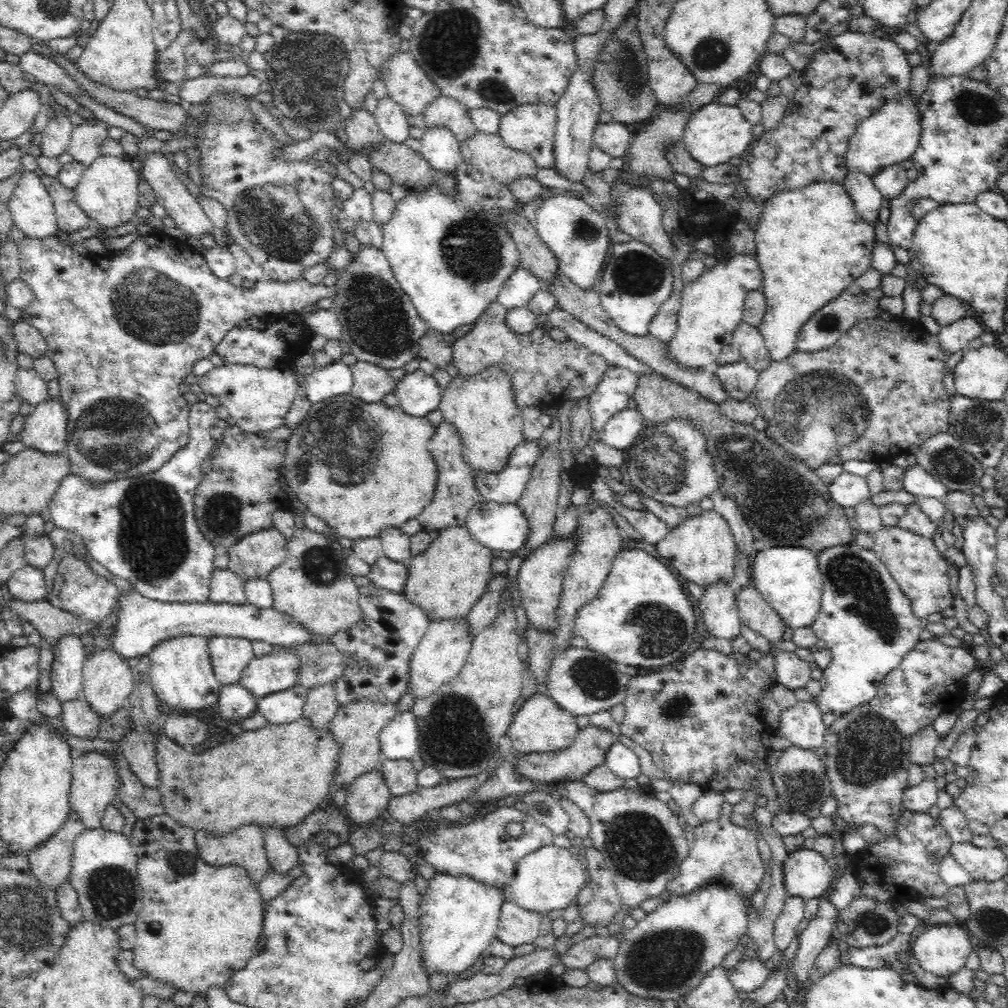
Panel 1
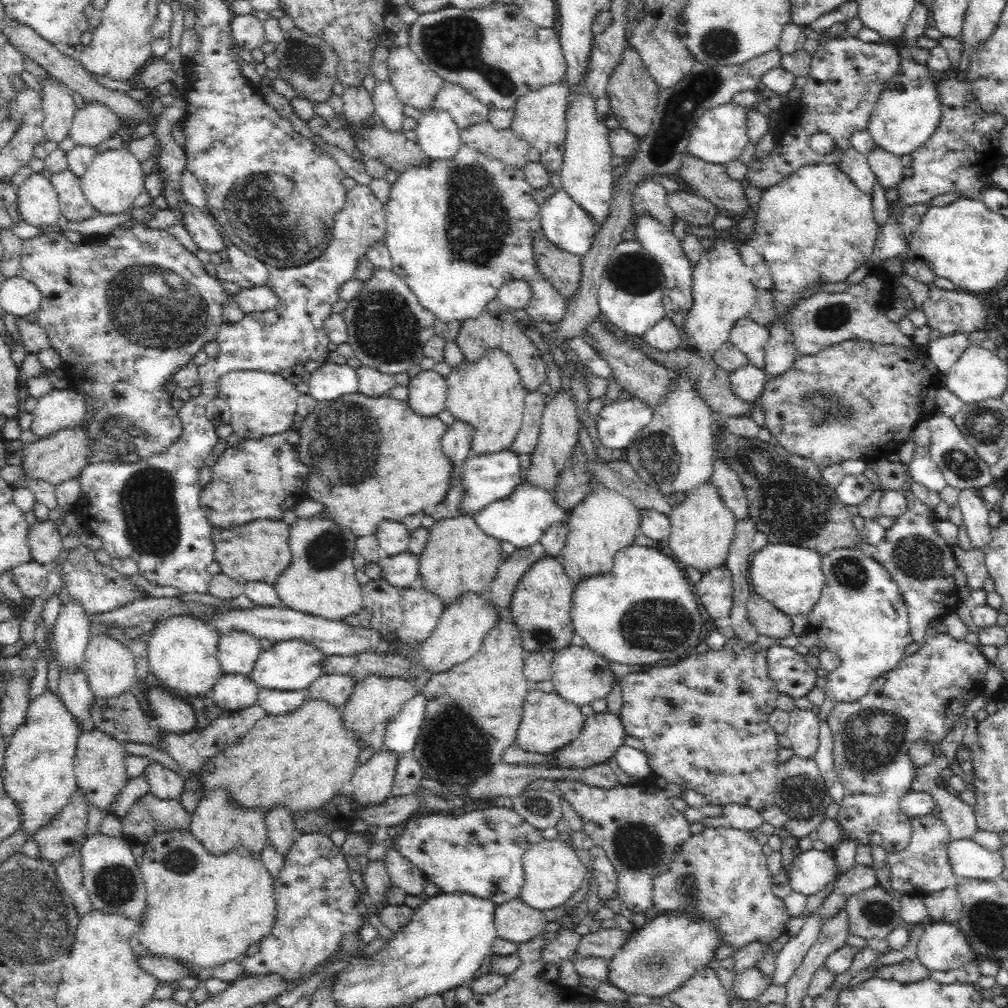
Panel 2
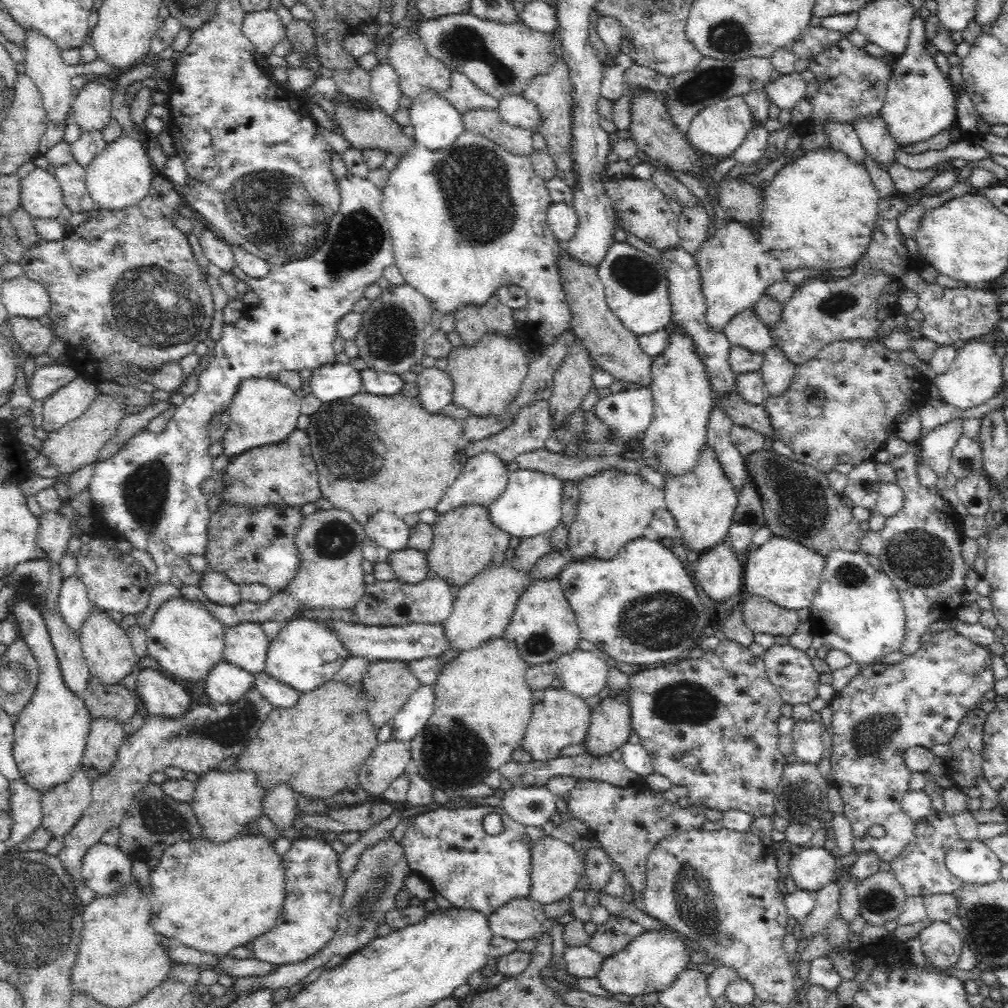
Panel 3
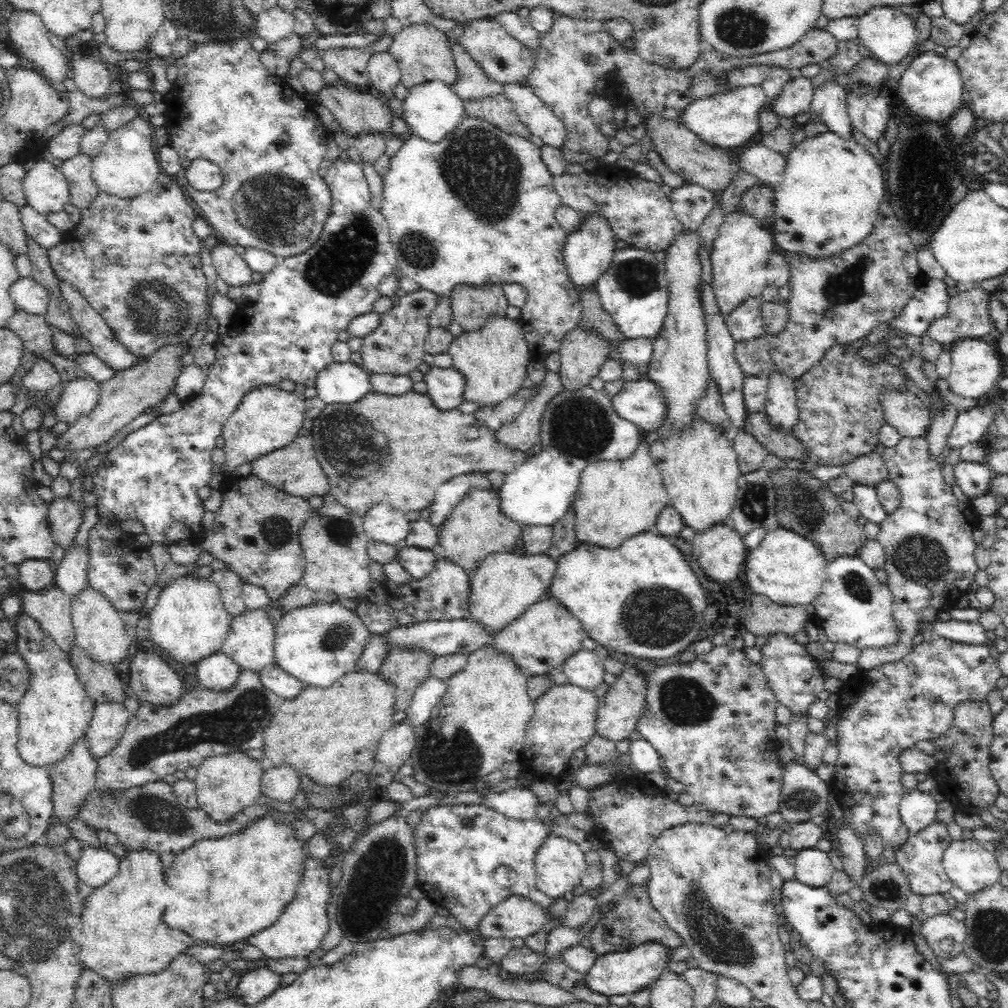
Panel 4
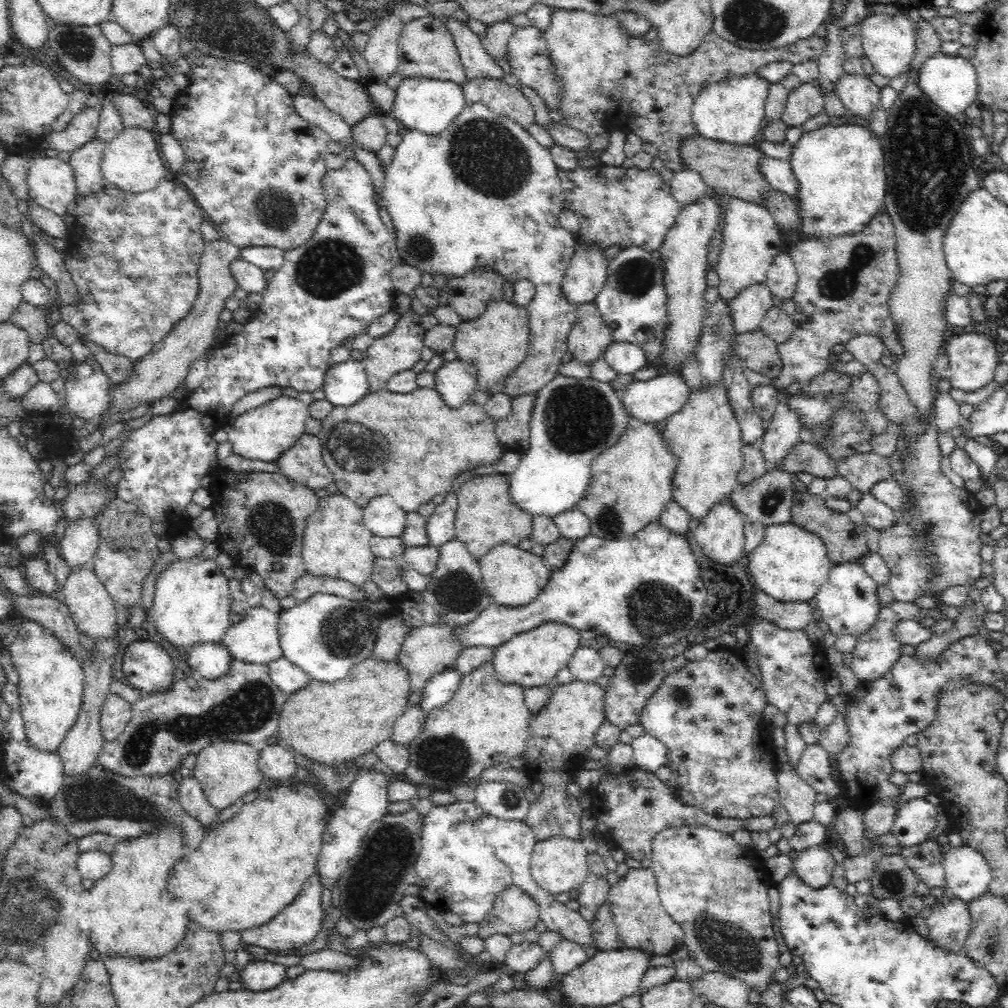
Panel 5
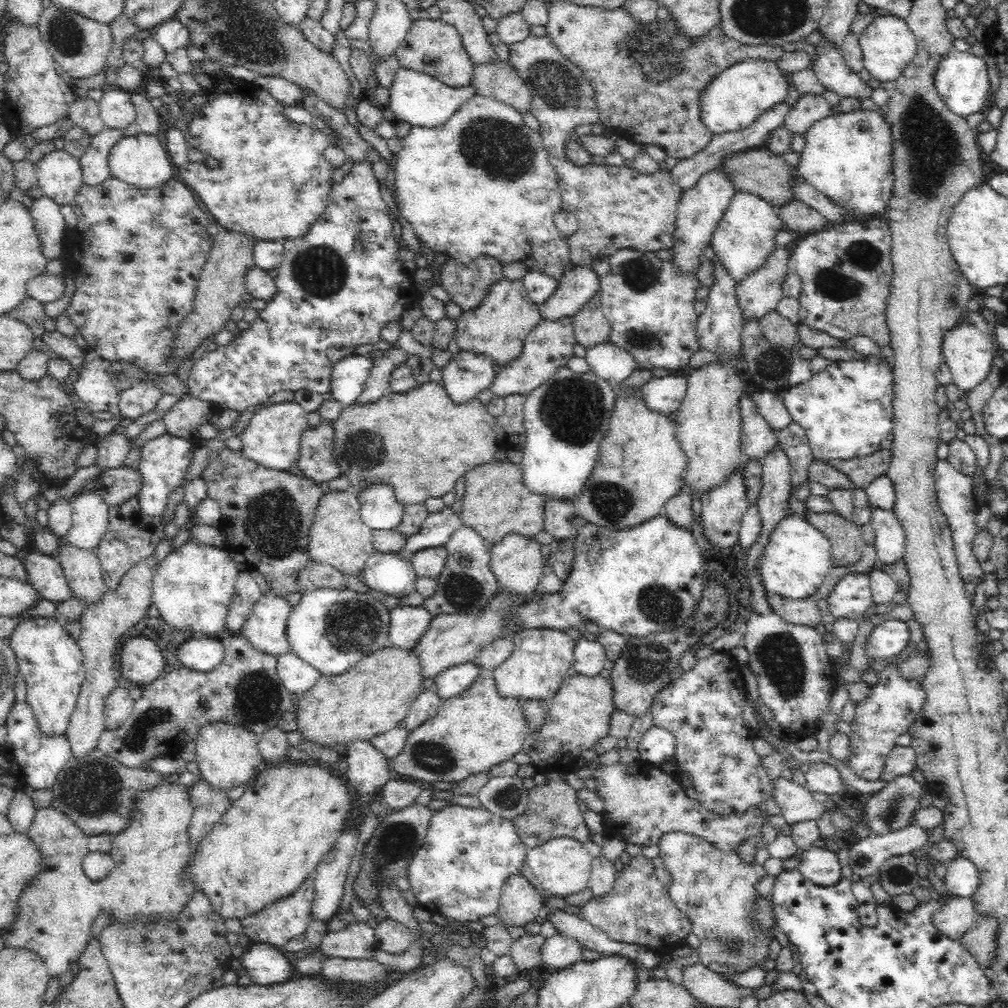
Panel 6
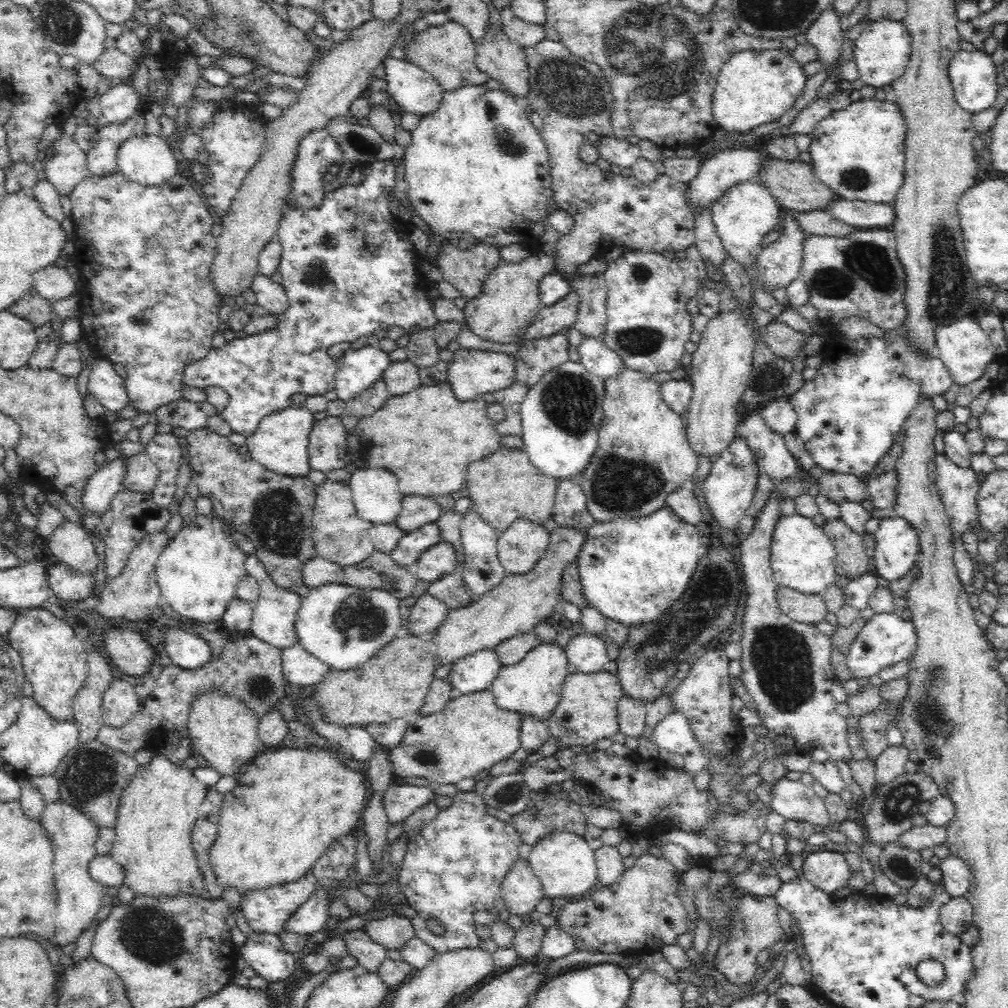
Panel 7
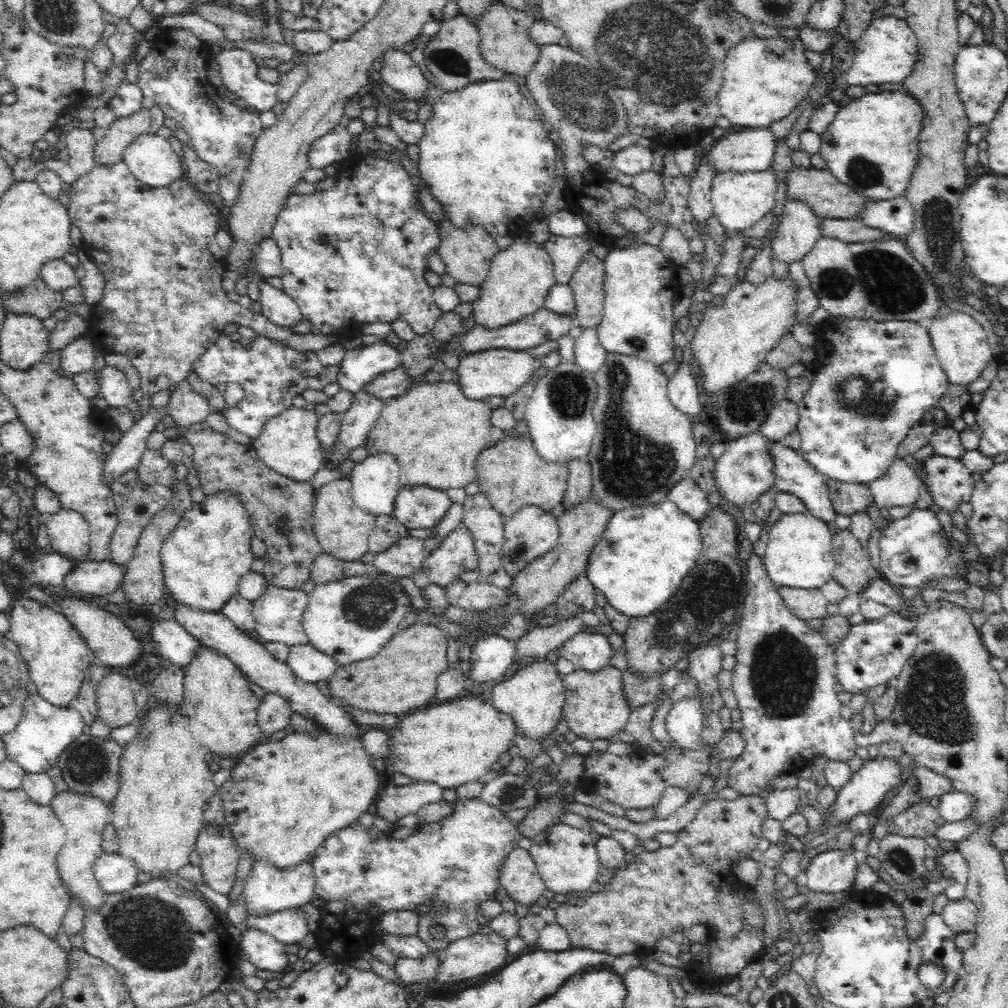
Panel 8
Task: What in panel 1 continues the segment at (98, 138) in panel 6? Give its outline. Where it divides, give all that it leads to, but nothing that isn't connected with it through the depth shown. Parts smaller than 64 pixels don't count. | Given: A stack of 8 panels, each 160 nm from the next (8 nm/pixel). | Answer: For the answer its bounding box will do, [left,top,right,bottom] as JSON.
[40,176,90,235]

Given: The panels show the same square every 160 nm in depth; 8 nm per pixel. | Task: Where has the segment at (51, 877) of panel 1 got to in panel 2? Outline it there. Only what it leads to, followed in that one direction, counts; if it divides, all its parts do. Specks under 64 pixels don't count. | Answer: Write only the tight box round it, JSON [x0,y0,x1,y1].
[34,786,88,864]

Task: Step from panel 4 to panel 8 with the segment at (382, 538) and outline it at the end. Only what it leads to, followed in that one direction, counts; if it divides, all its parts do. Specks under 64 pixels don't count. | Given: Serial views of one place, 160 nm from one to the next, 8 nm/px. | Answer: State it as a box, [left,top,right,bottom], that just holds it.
[351,453,400,515]

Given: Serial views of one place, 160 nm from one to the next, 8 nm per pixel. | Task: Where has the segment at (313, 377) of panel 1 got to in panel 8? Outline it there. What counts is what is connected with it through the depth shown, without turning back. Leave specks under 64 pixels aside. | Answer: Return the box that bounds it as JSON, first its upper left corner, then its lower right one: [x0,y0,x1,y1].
[337,341,401,394]

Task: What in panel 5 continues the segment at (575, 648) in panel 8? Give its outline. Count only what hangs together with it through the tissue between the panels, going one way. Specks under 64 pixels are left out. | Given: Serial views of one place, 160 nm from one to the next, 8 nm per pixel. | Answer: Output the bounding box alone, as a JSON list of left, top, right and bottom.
[567,645,605,683]

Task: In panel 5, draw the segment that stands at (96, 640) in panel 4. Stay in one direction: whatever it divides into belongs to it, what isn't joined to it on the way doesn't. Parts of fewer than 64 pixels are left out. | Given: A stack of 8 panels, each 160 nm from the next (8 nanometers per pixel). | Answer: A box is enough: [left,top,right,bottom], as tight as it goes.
[63,563,116,640]

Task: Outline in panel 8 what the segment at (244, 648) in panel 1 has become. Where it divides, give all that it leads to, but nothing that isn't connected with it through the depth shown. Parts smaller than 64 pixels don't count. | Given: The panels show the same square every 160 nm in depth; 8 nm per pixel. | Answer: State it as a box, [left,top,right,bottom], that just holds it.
[253,585,309,647]

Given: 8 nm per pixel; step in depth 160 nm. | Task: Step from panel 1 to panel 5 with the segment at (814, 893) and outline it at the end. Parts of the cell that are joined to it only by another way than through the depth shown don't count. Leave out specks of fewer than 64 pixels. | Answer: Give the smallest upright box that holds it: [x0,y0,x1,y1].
[793,845,835,888]

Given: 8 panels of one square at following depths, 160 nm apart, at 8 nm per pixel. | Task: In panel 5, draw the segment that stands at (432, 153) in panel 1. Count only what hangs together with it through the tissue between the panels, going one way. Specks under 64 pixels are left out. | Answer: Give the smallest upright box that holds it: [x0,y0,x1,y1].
[390,77,464,135]

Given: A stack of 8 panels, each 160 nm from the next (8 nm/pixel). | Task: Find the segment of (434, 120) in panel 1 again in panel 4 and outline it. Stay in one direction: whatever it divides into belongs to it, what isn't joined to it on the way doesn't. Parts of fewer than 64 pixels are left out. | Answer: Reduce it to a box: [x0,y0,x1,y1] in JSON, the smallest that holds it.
[451,40,504,100]

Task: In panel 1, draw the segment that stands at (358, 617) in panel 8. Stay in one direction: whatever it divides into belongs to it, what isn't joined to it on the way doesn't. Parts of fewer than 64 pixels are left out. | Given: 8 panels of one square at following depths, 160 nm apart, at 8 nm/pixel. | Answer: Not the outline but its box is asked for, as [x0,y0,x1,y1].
[238,648,298,703]

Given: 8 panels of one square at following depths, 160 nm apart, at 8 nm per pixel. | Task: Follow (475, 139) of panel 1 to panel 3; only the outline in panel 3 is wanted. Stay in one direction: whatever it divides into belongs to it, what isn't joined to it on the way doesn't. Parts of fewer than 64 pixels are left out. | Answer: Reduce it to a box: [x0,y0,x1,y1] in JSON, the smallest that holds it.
[462,108,533,155]

